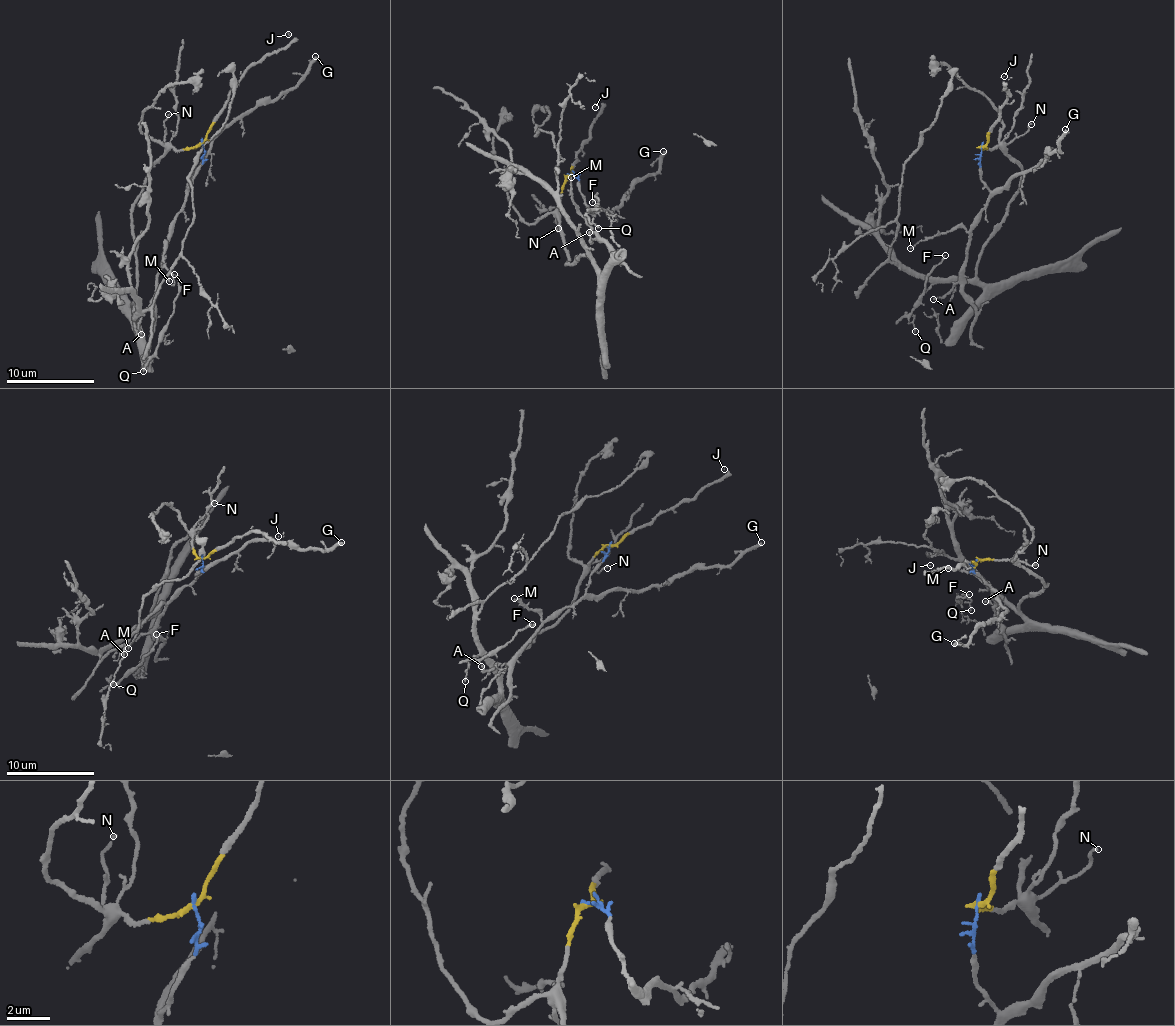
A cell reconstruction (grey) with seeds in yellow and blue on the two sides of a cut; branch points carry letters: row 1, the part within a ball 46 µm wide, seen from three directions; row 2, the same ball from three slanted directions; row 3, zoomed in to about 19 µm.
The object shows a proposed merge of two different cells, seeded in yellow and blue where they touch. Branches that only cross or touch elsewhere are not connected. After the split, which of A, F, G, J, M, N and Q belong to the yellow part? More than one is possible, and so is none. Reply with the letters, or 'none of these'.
F, J, N, Q

